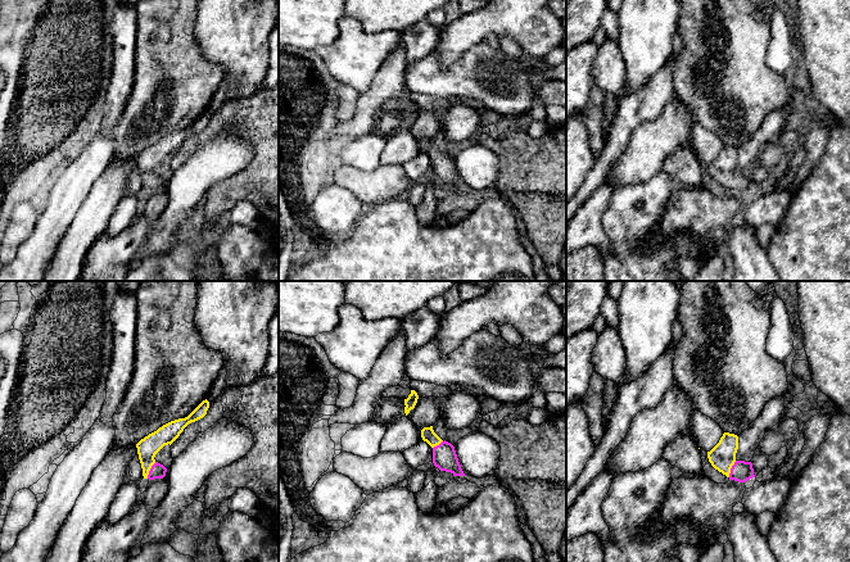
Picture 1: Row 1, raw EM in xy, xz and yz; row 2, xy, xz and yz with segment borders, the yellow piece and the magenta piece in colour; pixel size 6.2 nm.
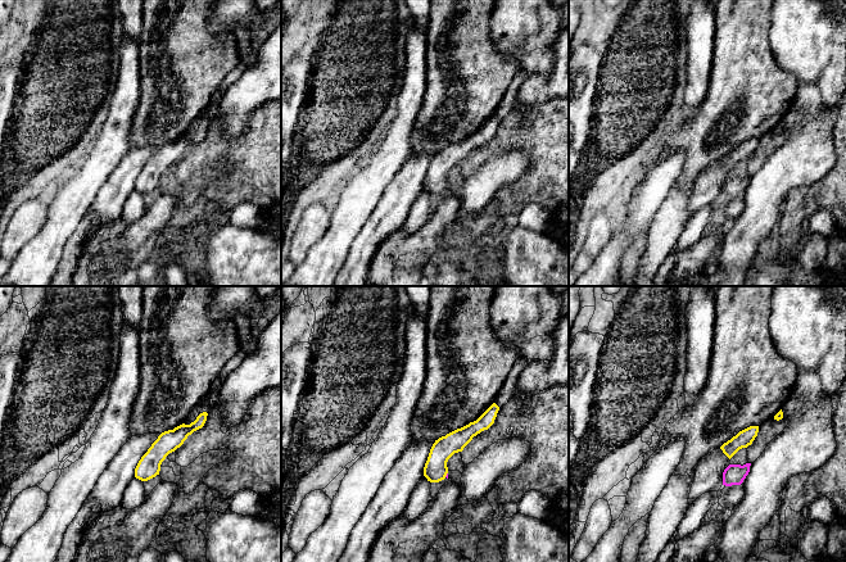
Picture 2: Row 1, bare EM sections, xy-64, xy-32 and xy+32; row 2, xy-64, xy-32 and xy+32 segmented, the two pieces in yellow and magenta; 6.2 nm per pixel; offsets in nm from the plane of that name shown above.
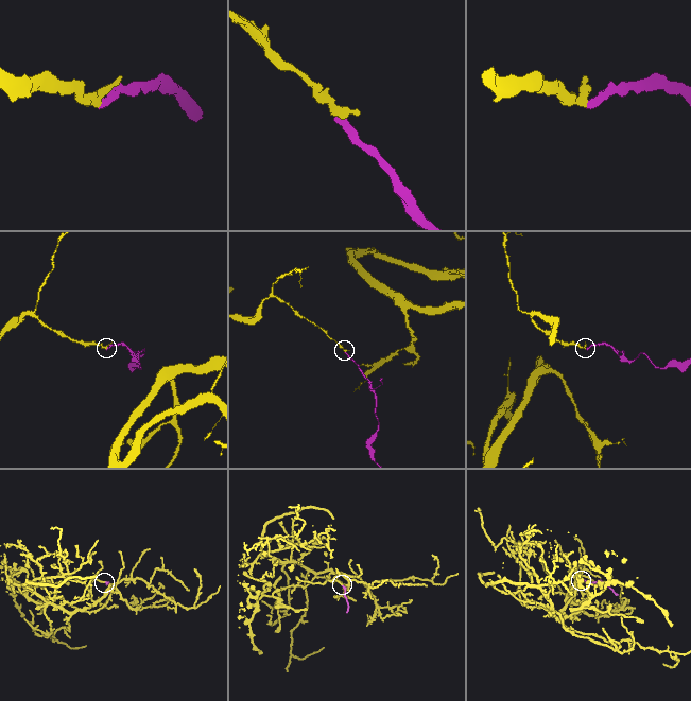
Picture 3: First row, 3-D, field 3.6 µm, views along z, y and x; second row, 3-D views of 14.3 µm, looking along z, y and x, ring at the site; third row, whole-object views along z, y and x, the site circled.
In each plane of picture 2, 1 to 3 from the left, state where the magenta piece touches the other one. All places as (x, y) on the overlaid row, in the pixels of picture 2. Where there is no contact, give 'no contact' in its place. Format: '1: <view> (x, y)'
1: no contact
2: xy-32 (446, 475)
3: no contact

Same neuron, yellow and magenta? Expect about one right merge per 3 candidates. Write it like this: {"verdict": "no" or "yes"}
{"verdict": "yes"}

